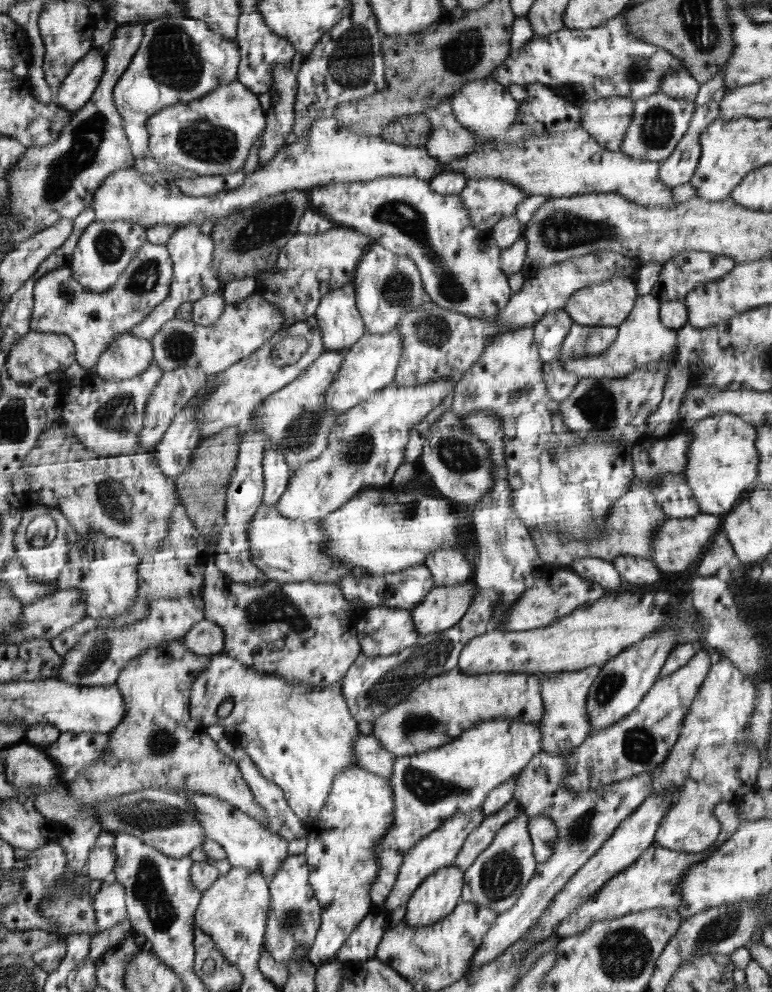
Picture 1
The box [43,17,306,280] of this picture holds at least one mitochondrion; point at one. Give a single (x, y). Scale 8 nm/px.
(175, 60)

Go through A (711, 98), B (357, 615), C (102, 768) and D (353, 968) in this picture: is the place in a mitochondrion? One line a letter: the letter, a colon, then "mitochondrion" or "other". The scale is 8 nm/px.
A: other
B: other
C: other
D: other

